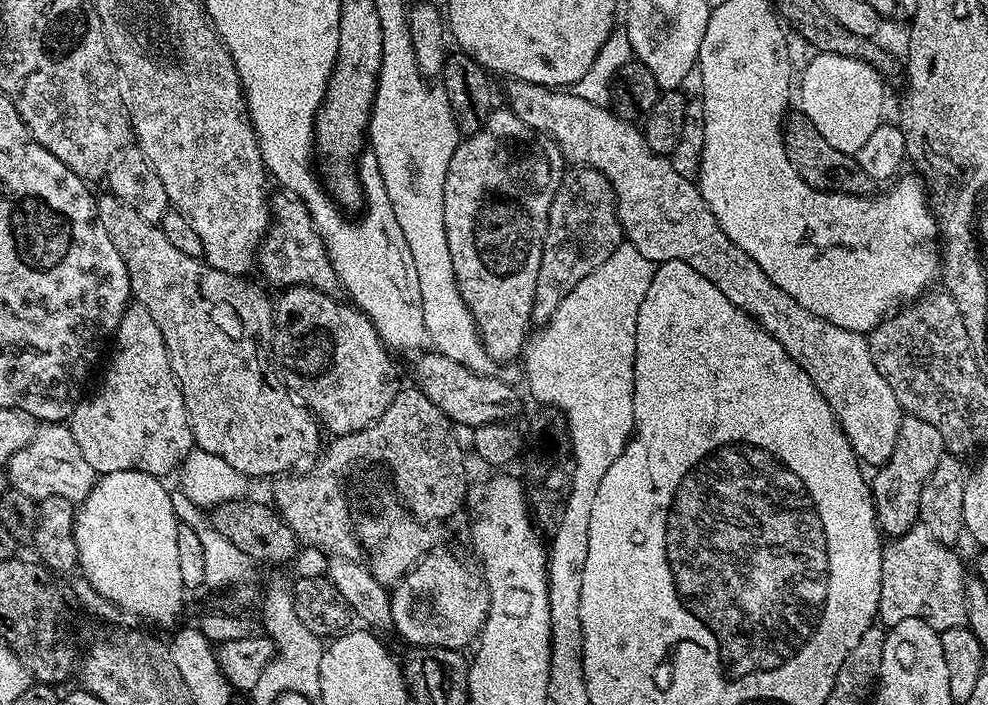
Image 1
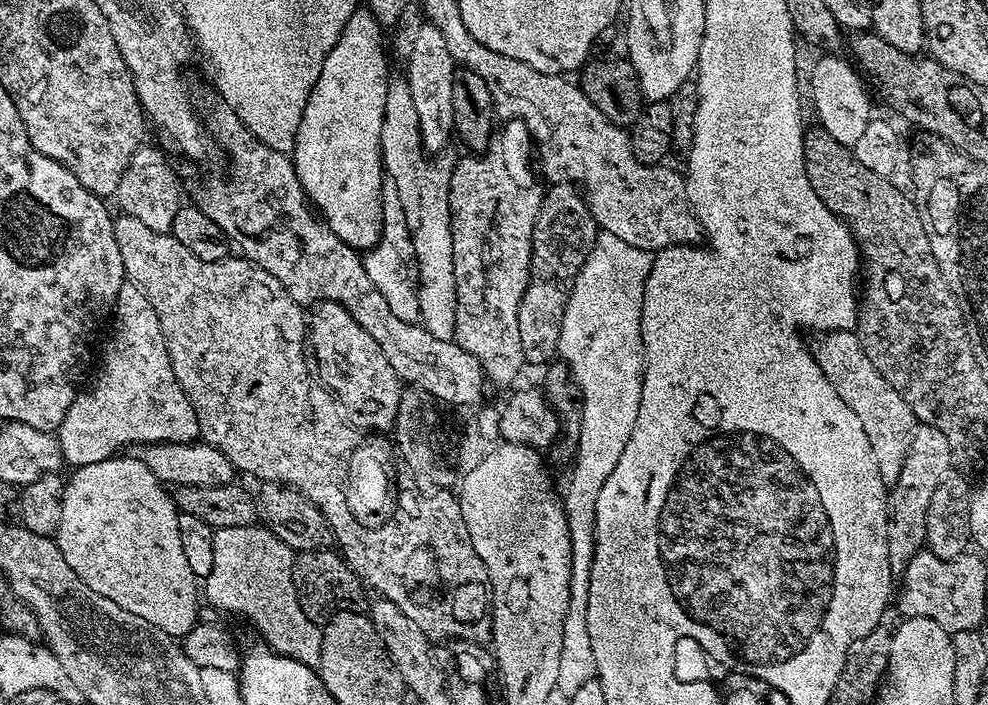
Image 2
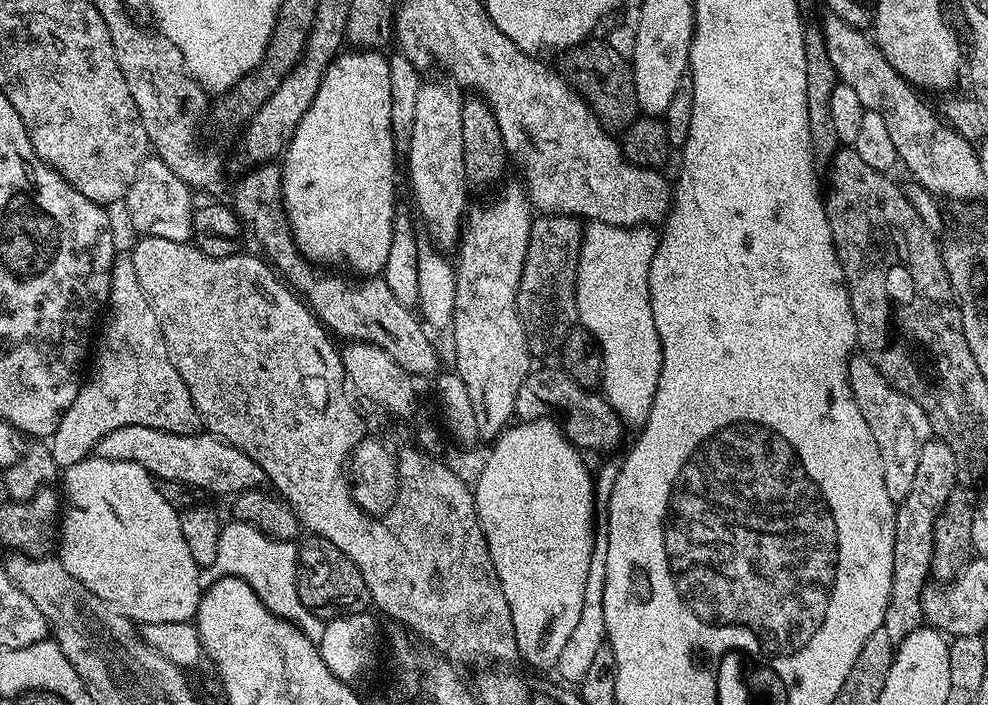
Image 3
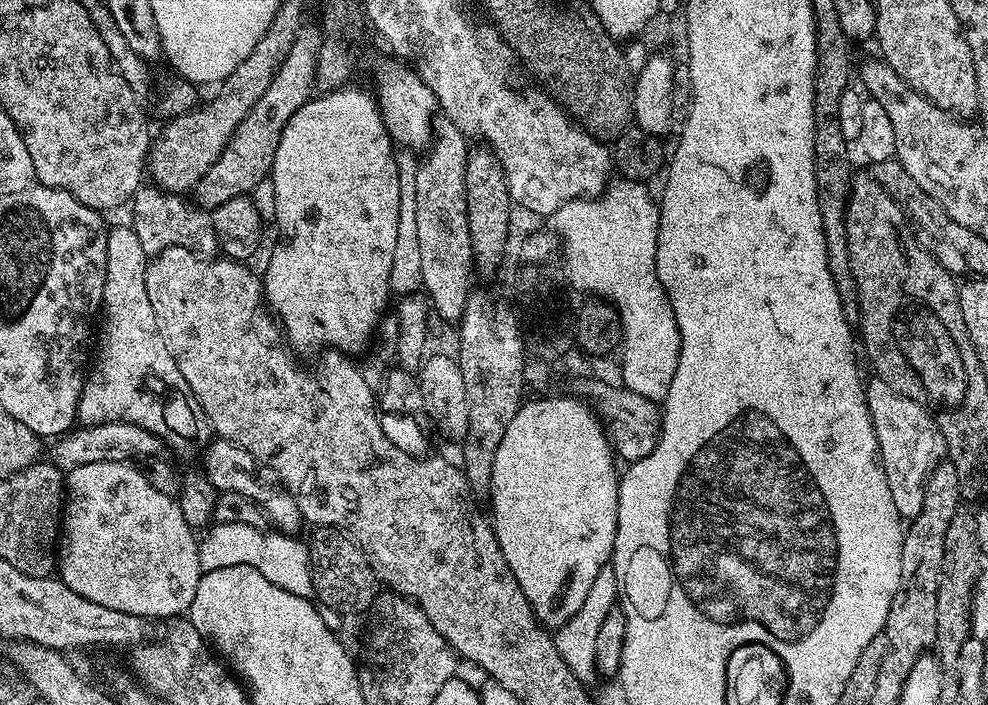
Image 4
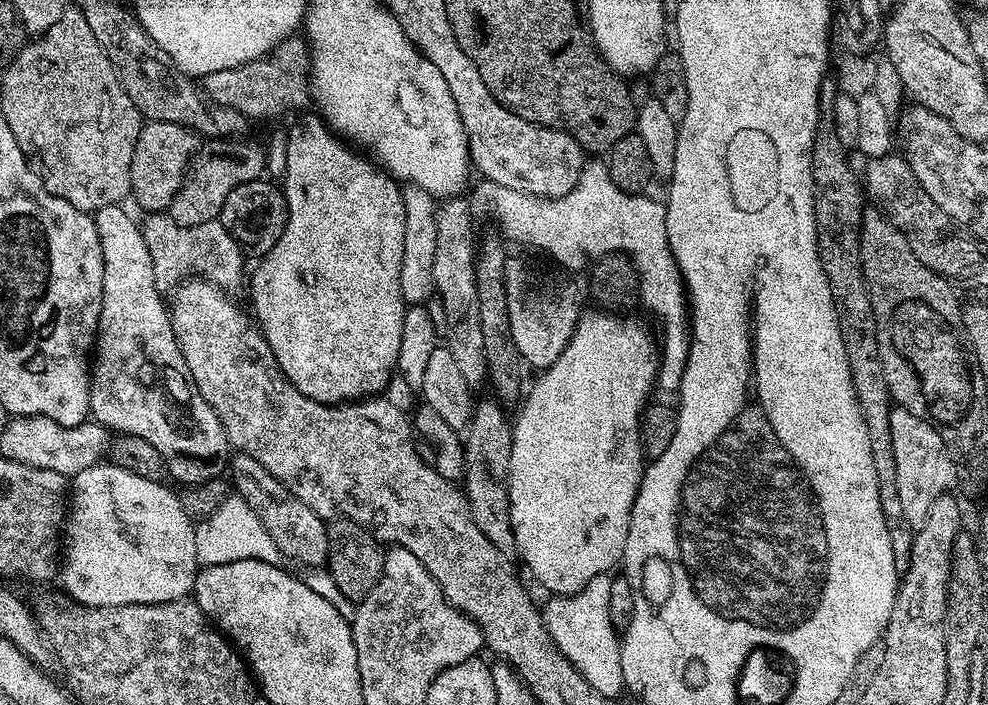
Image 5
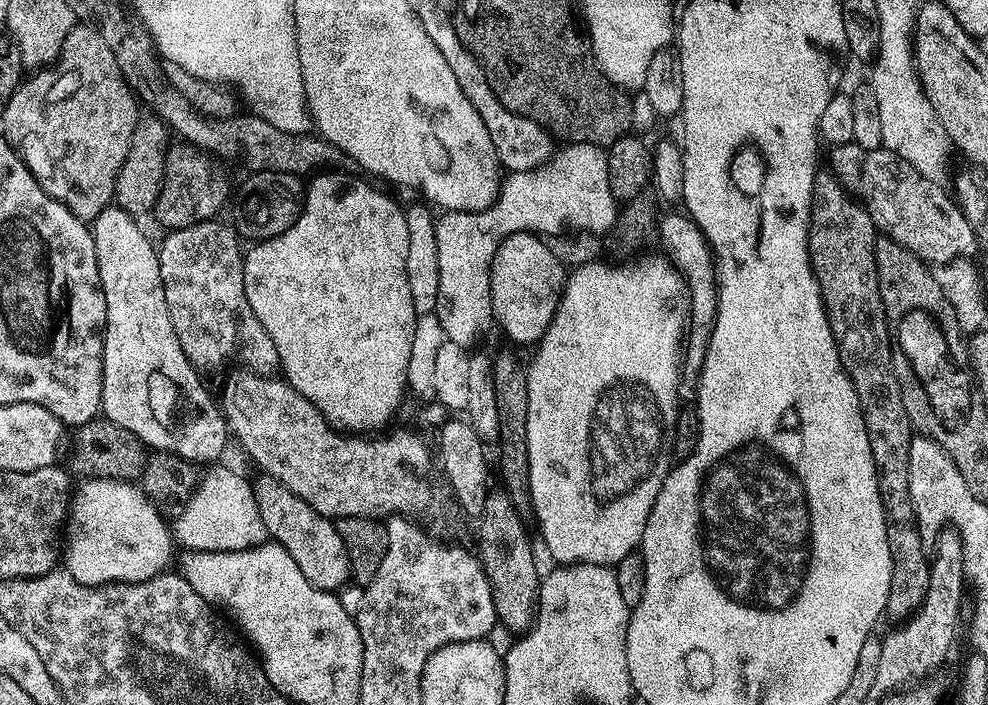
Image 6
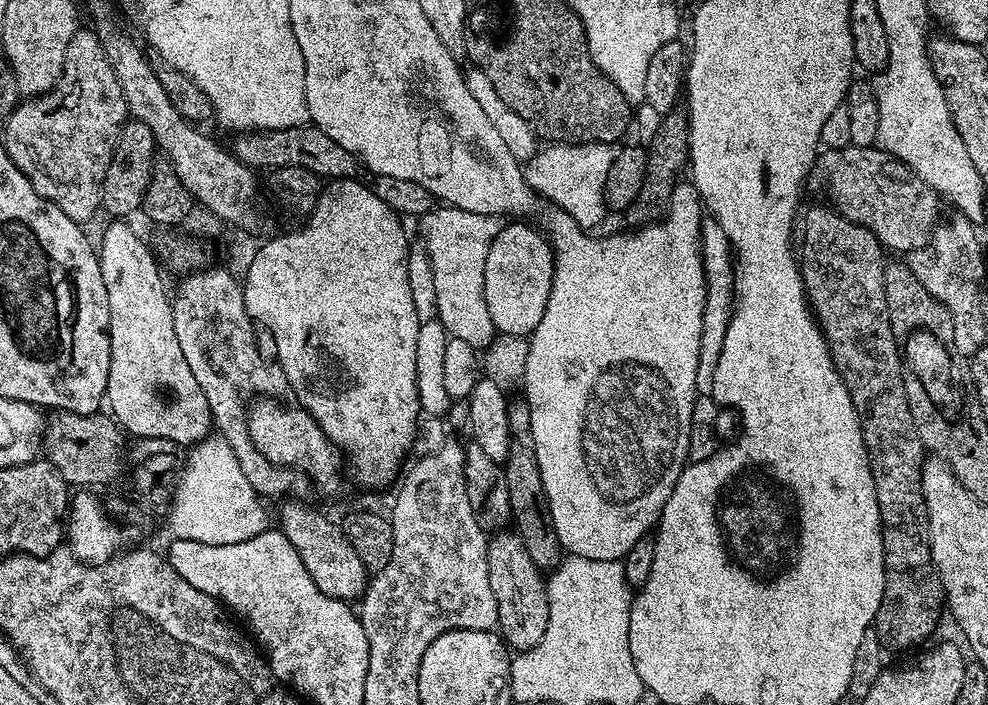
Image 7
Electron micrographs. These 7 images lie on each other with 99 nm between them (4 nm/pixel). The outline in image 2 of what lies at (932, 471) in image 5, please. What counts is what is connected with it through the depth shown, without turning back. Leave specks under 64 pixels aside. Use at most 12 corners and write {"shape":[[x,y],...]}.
{"shape":[[855,331],[825,332],[814,355],[858,414],[878,474],[898,482],[917,427]]}

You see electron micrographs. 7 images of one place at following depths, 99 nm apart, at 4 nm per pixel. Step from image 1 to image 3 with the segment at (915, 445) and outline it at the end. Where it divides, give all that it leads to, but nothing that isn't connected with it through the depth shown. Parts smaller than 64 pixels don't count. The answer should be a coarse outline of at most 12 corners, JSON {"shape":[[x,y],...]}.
{"shape":[[922,446],[896,509],[884,615],[893,642],[925,623],[934,522],[957,486],[954,450]]}

